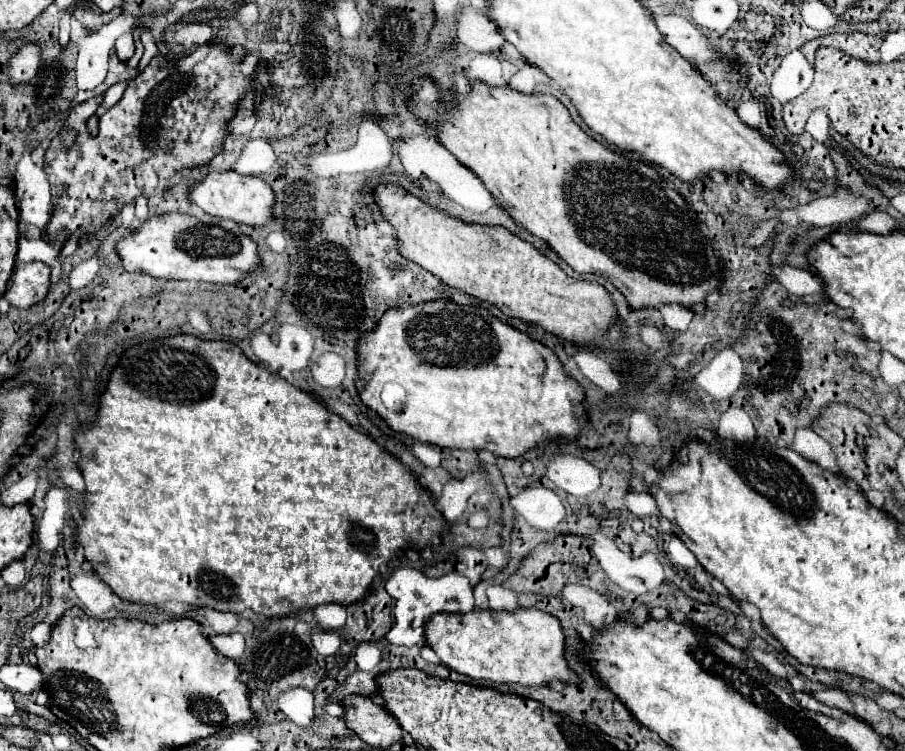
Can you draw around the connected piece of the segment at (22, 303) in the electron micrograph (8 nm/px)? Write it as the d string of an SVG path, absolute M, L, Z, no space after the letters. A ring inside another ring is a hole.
M40 261L18 263L4 297L10 301L10 305L28 309L40 303L48 295L48 289L50 289L50 267L48 265Z

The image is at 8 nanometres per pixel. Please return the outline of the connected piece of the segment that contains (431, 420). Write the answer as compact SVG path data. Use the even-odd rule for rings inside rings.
M438 299L438 301L426 301L418 305L402 305L402 307L388 309L380 317L378 325L356 341L356 357L358 357L356 389L360 393L362 403L368 409L376 411L392 431L400 435L410 435L424 443L450 447L450 449L474 449L474 451L486 449L498 457L518 457L526 453L528 449L532 449L534 445L554 441L558 437L574 439L582 431L582 393L584 391L572 377L566 377L566 373L558 369L558 357L554 357L554 353L550 353L546 345L526 337L524 333L510 327L508 323L502 323L488 309L482 309L478 305L458 305L458 303Z

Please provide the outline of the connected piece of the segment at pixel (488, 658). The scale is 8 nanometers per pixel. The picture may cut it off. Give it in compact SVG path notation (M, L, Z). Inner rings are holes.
M474 609L470 613L436 613L424 625L426 645L436 651L442 665L452 671L464 673L472 679L486 679L494 683L518 683L518 685L548 685L554 681L578 681L564 659L564 633L558 619L538 609L516 611L492 611Z

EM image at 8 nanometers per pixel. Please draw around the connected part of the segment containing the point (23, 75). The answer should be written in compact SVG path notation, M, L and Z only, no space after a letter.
M24 45L18 55L14 55L8 63L8 77L12 83L30 83L40 65L40 47L38 45Z

